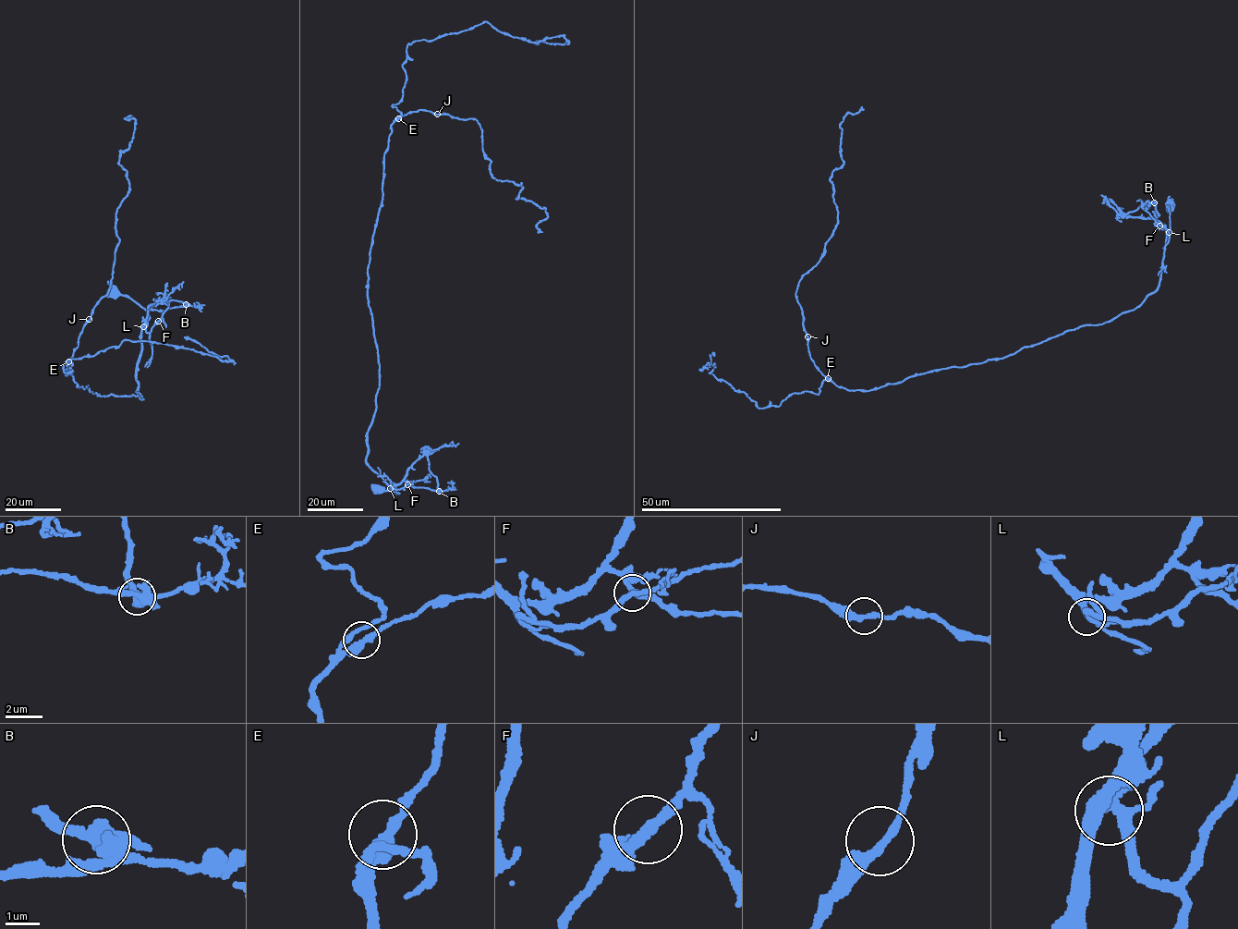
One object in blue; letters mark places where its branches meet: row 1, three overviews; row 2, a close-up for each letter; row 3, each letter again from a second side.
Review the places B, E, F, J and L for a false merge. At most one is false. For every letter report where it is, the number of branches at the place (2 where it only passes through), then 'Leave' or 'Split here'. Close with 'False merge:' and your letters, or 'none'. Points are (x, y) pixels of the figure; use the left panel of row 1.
B: Place: (186, 304). Branches: 5. Split here
E: Place: (68, 361). Branches: 2. Leave
F: Place: (158, 321). Branches: 2. Leave
J: Place: (89, 319). Branches: 2. Leave
L: Place: (143, 326). Branches: 4. Leave
False merge: B

